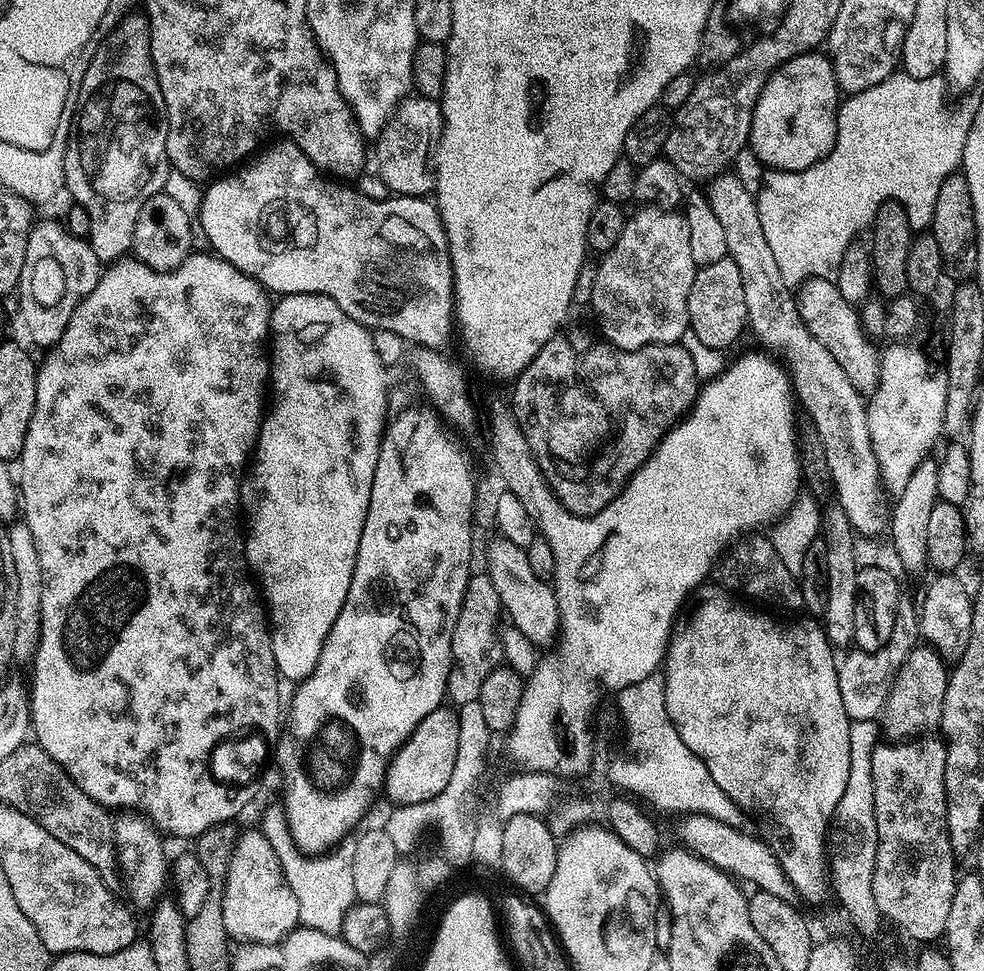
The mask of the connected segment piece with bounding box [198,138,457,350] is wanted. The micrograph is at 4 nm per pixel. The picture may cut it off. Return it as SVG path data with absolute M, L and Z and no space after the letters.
M280 138L277 141L277 144L270 145L268 149L265 147L251 163L244 166L249 166L249 168L241 167L239 170L229 171L223 178L213 179L205 187L209 188L205 190L204 197L200 200L198 228L199 231L200 228L204 231L205 238L212 243L211 251L215 255L221 256L226 262L233 264L238 270L242 270L250 278L257 280L269 293L289 296L290 294L305 292L306 294L328 296L342 311L350 314L350 318L354 318L354 322L358 322L363 328L375 330L380 334L400 336L408 341L409 345L421 344L419 347L424 350L443 349L443 344L452 336L452 322L454 324L454 313L457 311L457 304L452 258L448 253L447 232L444 229L443 222L440 221L439 208L431 199L418 196L392 194L386 200L372 200L369 196L362 195L355 187L347 188L344 185L347 183L337 182L325 175L294 141L287 138Z

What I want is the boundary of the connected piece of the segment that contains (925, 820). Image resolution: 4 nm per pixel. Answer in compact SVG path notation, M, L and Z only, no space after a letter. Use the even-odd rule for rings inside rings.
M924 734L919 738L880 742L872 756L874 820L878 830L877 861L874 862L873 874L874 899L888 924L890 922L894 927L901 928L912 940L924 940L920 942L936 942L943 937L958 879L958 853L950 846L946 826L947 753L948 746L943 739L935 740L932 734Z

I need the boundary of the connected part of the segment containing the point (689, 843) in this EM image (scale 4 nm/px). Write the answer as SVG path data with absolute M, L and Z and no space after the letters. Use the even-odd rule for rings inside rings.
M690 812L679 817L676 824L676 836L681 845L687 848L698 858L710 862L714 867L721 868L731 874L737 881L745 885L756 884L759 891L766 894L778 894L778 898L792 900L794 893L792 883L786 878L786 874L780 869L778 858L759 835L752 836L740 828L726 826L726 822L718 822L718 818L710 818L706 814Z

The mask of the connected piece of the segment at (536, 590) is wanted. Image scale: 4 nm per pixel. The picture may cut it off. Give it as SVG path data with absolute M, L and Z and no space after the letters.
M503 538L497 539L492 553L488 556L487 575L492 577L498 590L503 615L510 619L511 627L522 630L526 638L537 646L548 644L557 638L561 631L560 610L555 587L549 581L538 578L530 566L527 551L521 545L510 543Z

